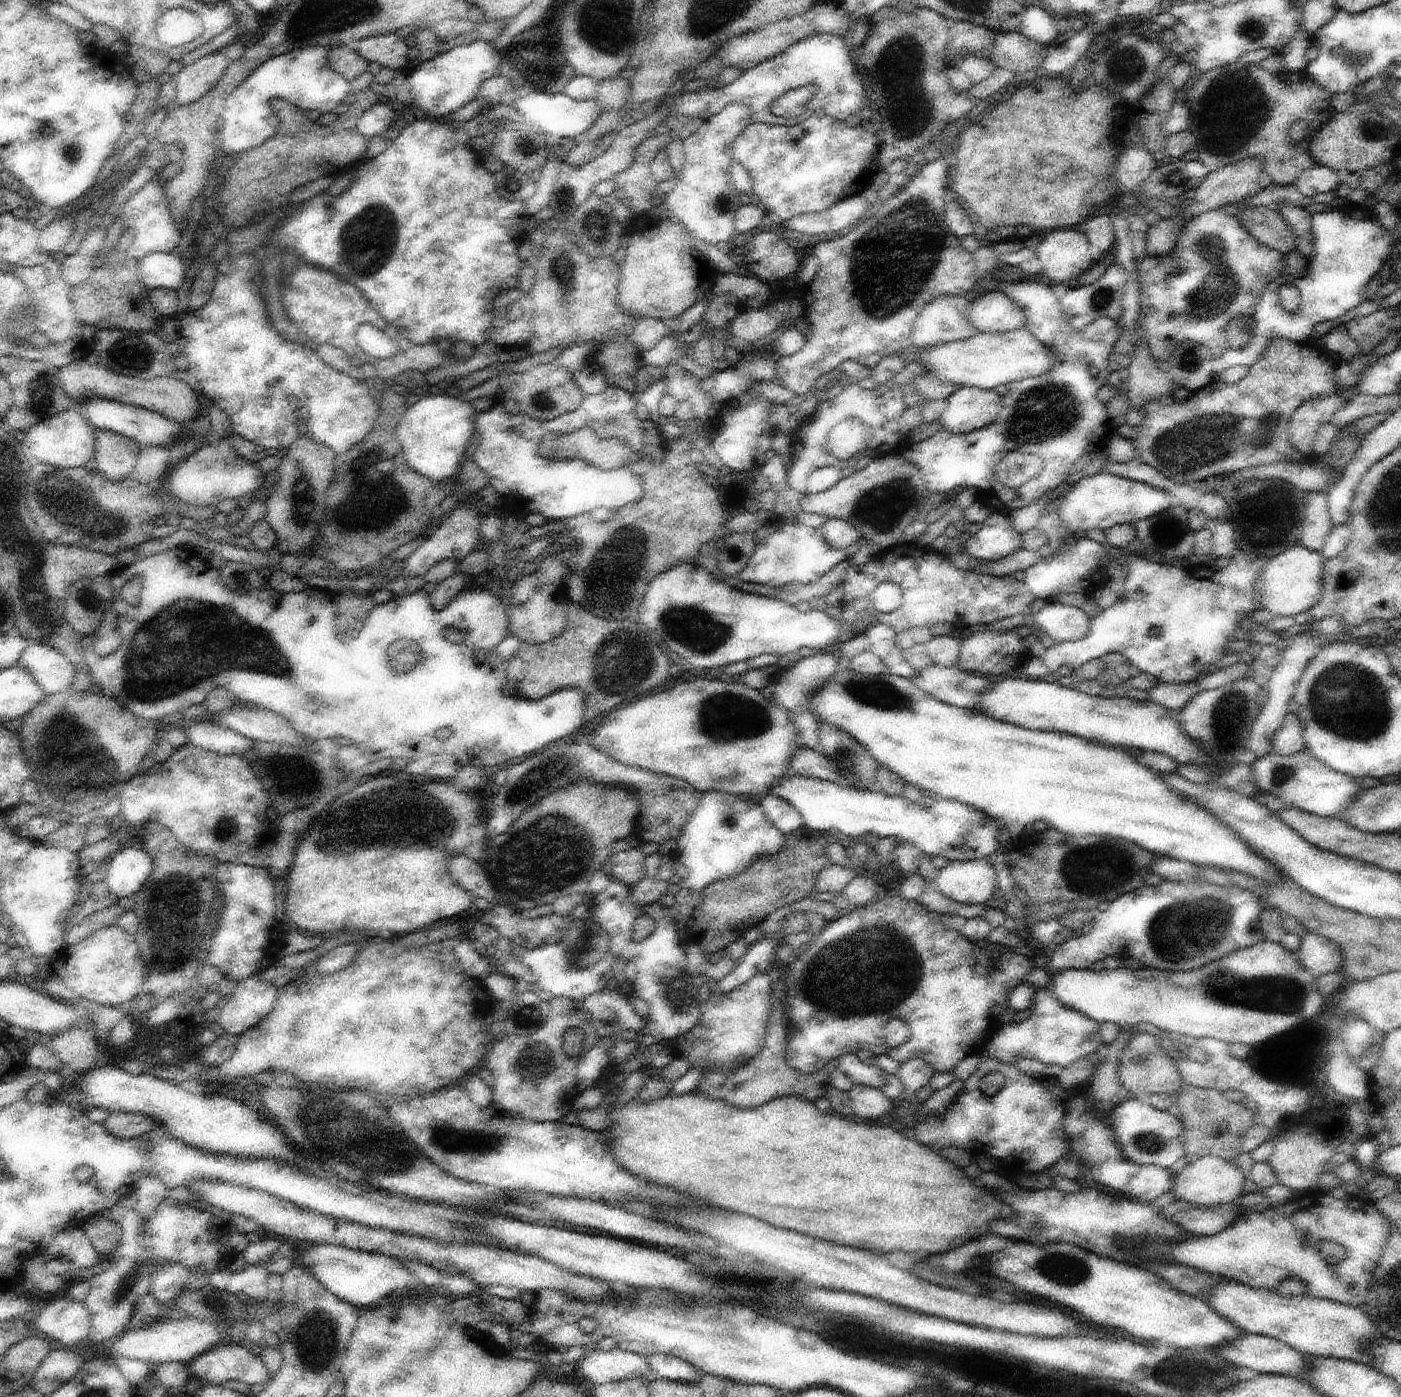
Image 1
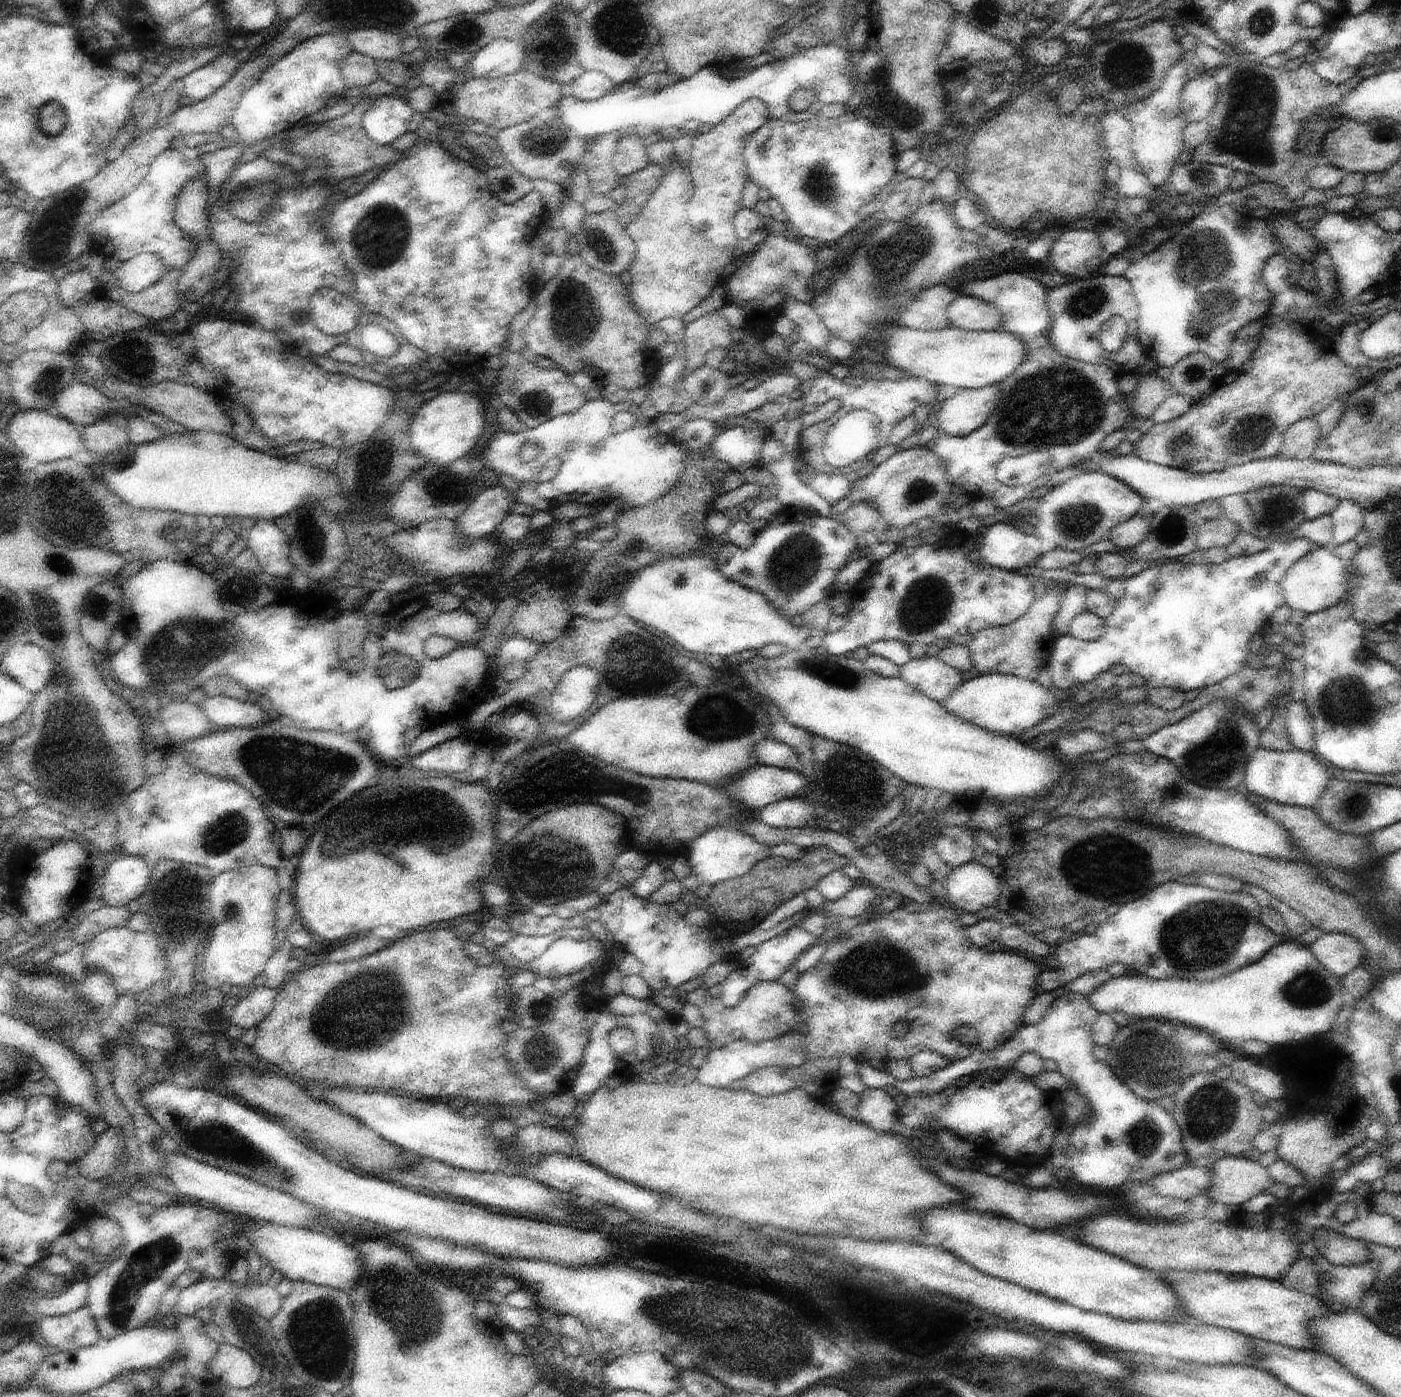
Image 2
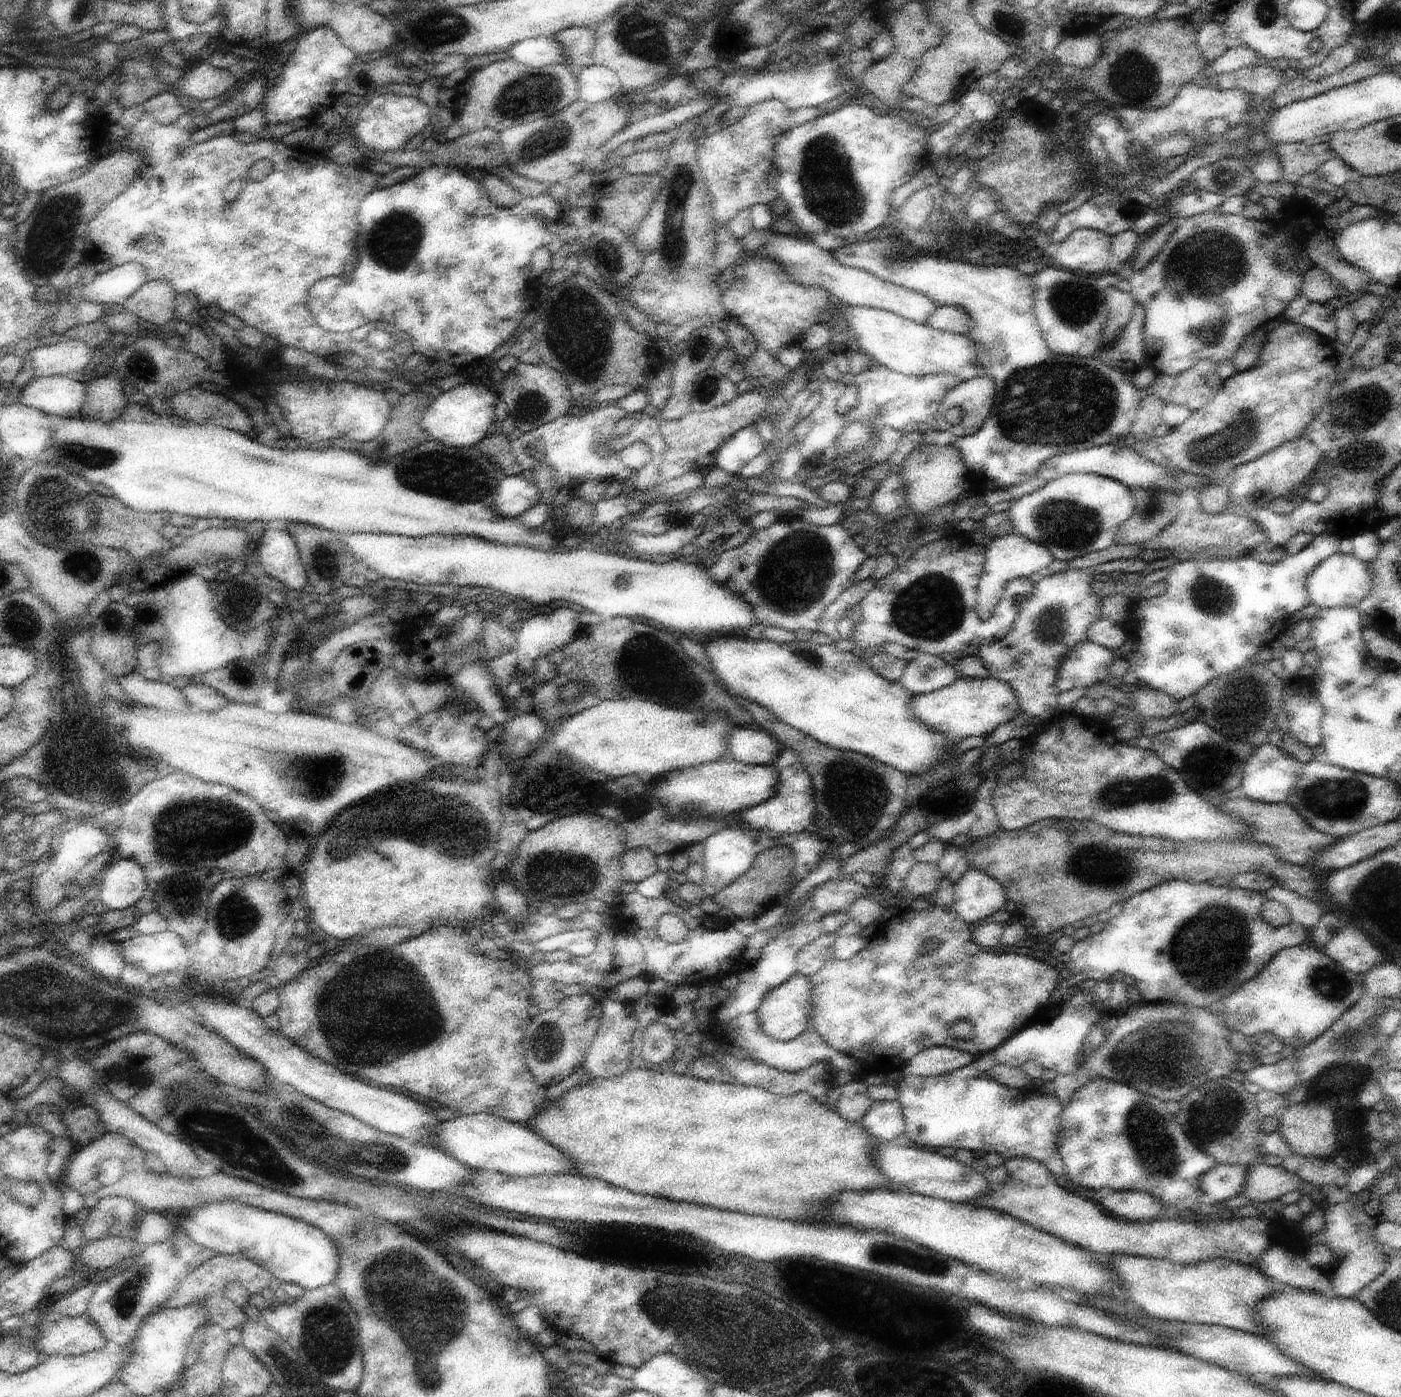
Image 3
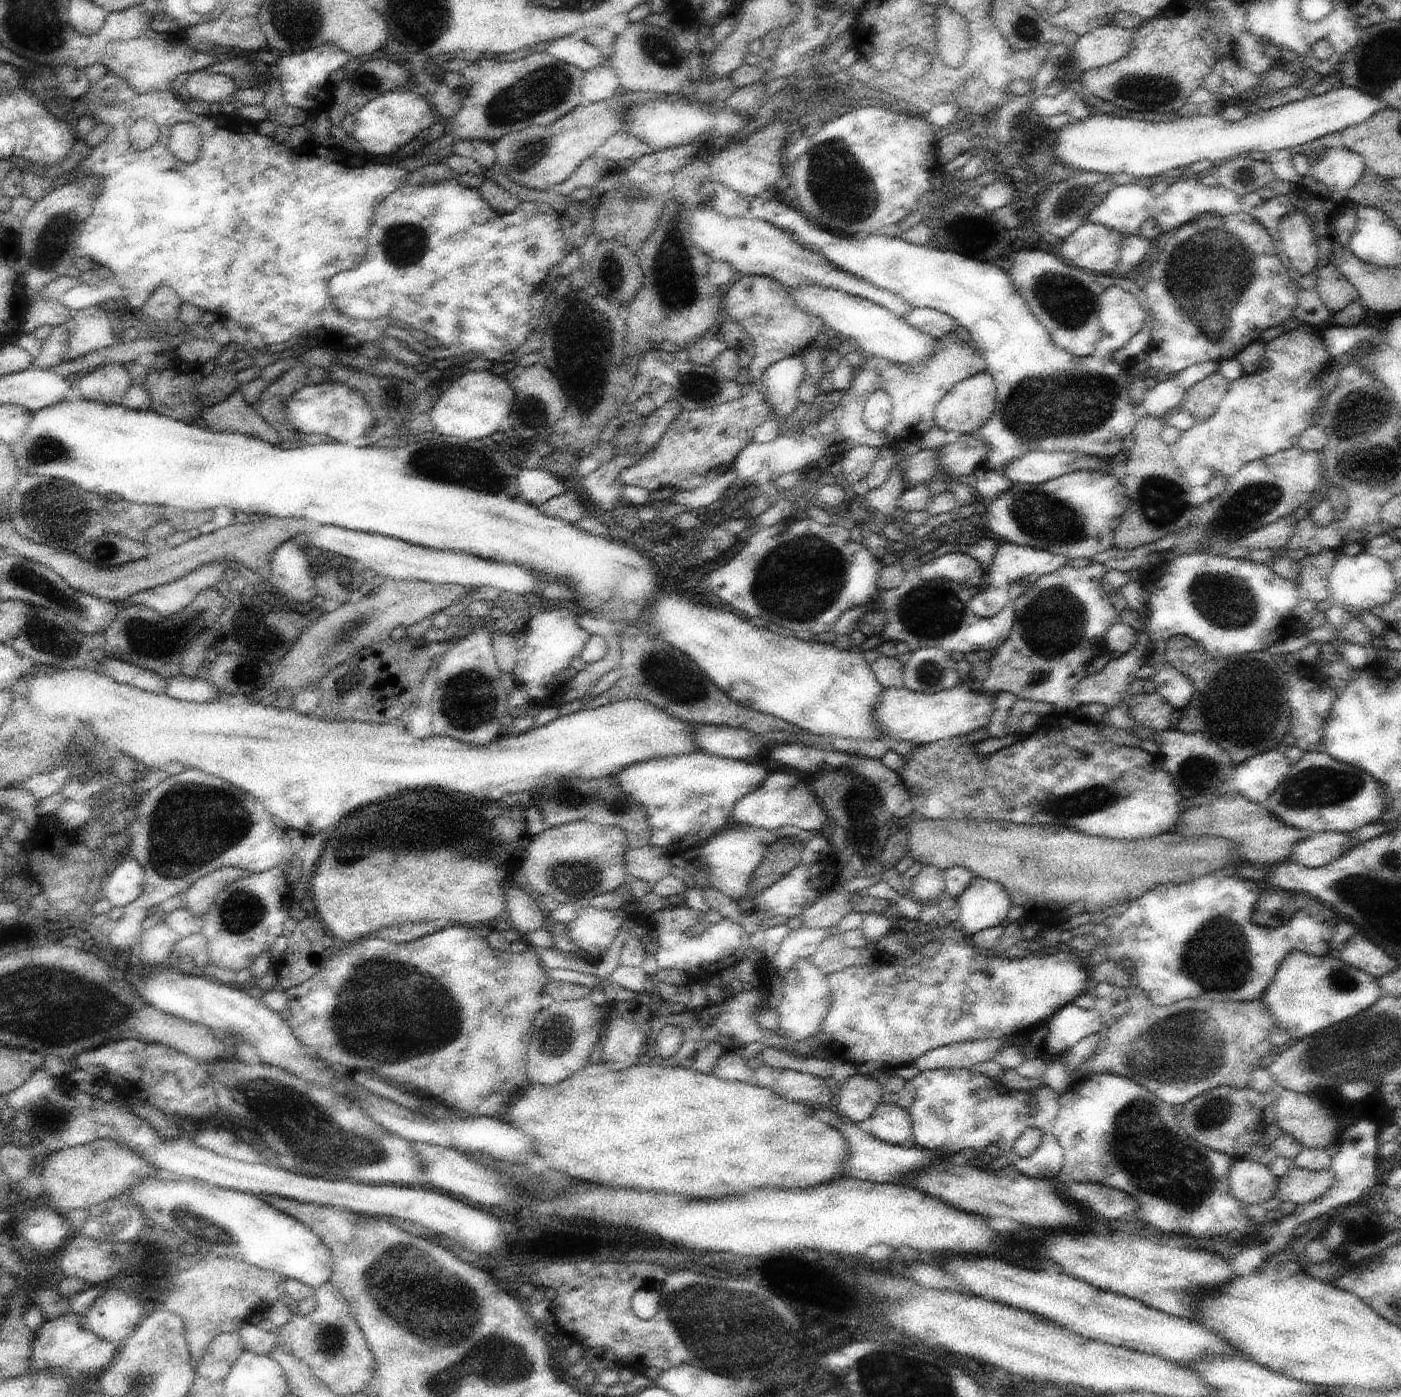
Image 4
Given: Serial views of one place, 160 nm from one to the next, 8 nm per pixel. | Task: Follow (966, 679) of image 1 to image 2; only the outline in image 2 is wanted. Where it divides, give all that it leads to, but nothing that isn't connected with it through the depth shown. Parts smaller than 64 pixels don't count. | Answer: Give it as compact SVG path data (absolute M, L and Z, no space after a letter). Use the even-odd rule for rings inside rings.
M928 656L910 659L901 666L901 677L904 682L936 702L953 693L965 681L959 670L946 664L940 657Z

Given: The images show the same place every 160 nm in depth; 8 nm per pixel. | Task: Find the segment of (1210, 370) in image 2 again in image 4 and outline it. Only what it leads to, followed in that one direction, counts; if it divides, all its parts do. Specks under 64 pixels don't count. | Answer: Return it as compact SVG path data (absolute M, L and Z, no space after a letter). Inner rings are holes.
M1218 372L1193 384L1187 392L1182 409L1186 409L1196 422L1204 422L1216 414L1222 399L1228 394L1229 382Z

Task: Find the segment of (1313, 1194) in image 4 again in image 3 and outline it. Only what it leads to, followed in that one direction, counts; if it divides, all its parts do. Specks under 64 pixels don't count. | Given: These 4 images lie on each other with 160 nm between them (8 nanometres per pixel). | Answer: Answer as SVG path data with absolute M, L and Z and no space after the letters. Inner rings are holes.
M1252 1163L1243 1195L1254 1201L1280 1199L1288 1192L1302 1189L1305 1180L1282 1166Z

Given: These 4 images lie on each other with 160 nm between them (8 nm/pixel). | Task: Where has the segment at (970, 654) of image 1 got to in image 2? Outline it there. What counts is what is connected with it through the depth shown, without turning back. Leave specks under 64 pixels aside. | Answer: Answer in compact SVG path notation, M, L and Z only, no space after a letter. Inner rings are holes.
M1070 586L1052 587L1045 591L1039 599L1036 599L1030 608L1010 624L990 627L974 633L971 642L968 644L973 665L981 675L990 673L1002 673L1016 675L1032 682L1038 680L1038 674L1042 668L1048 666L1054 645L1058 640L1054 633L1054 618L1058 610L1062 608L1064 594Z

